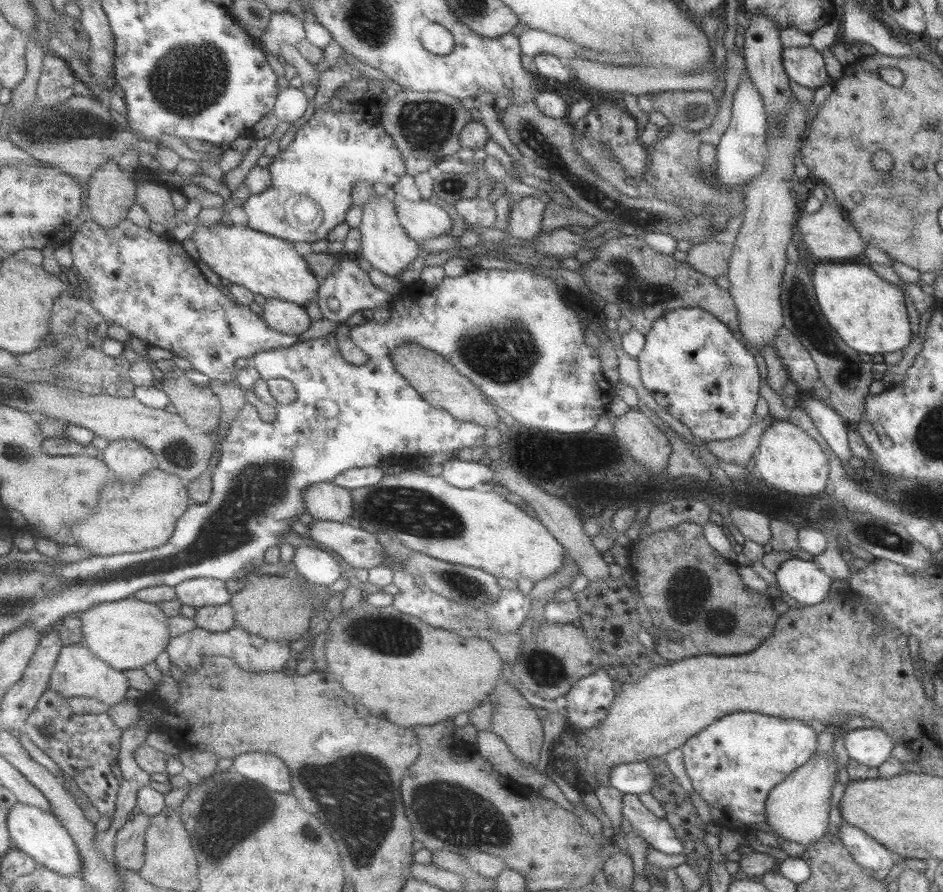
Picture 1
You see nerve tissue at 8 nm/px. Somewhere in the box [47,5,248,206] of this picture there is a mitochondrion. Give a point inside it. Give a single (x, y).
(186, 83)

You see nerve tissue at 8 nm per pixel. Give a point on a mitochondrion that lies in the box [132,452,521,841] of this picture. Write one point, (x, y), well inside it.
(411, 510)

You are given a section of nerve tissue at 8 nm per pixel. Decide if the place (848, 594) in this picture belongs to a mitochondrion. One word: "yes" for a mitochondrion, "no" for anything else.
no

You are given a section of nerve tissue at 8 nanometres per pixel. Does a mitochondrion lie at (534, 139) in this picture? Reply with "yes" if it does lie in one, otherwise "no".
yes

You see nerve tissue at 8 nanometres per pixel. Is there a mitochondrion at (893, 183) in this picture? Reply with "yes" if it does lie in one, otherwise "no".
yes

